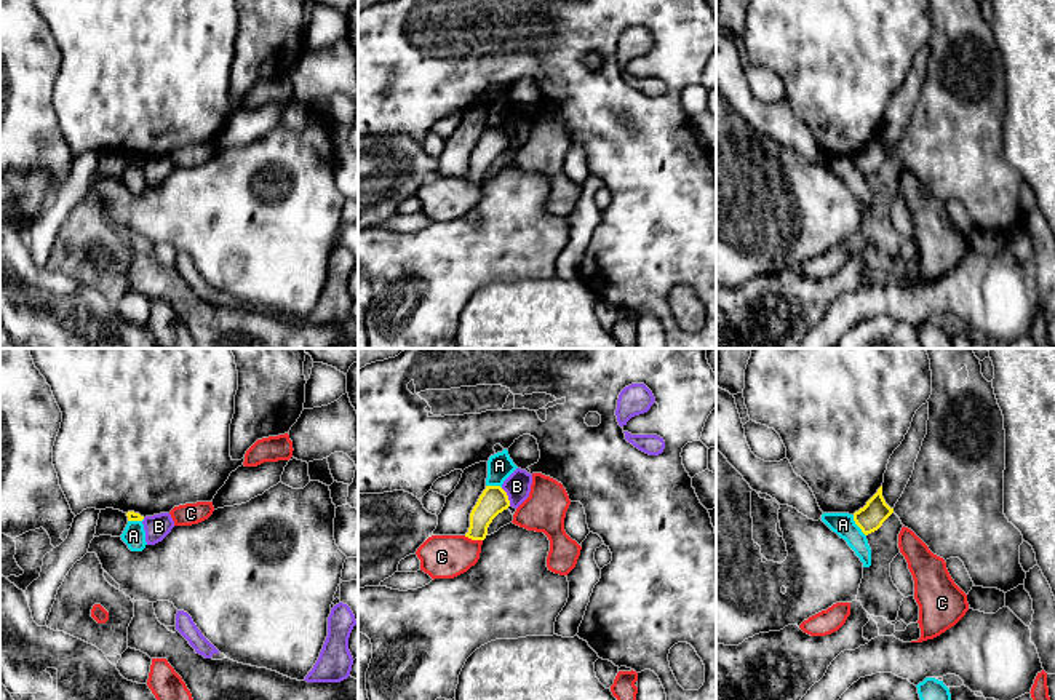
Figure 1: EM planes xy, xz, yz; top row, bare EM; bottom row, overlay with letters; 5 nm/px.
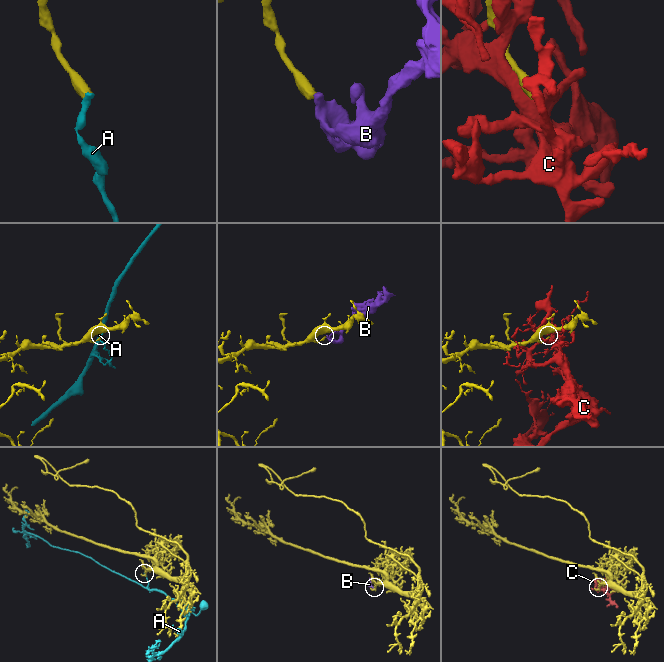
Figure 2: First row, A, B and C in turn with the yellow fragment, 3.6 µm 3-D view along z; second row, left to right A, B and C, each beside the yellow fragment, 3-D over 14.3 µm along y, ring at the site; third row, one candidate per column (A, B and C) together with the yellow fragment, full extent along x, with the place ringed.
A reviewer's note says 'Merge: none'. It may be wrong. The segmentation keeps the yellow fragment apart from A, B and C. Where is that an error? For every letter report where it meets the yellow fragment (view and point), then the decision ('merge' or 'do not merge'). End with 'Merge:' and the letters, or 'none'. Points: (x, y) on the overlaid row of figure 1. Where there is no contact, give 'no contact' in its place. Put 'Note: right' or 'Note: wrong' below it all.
A: contact yz (857, 524); do not merge
B: contact xz (507, 497); do not merge
C: contact xz (473, 539); do not merge
Merge: none
Note: right

